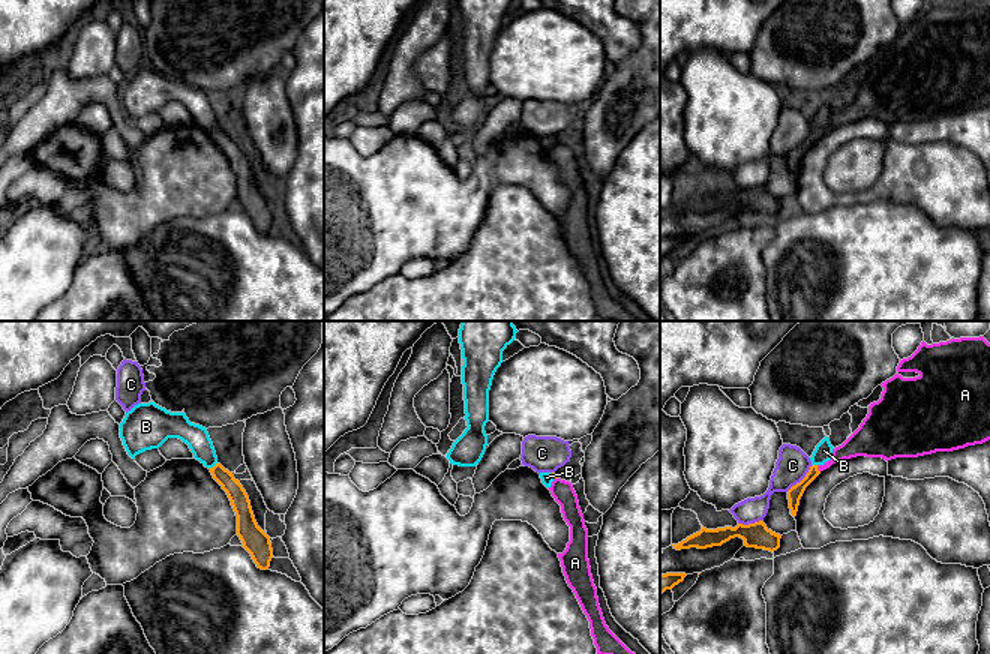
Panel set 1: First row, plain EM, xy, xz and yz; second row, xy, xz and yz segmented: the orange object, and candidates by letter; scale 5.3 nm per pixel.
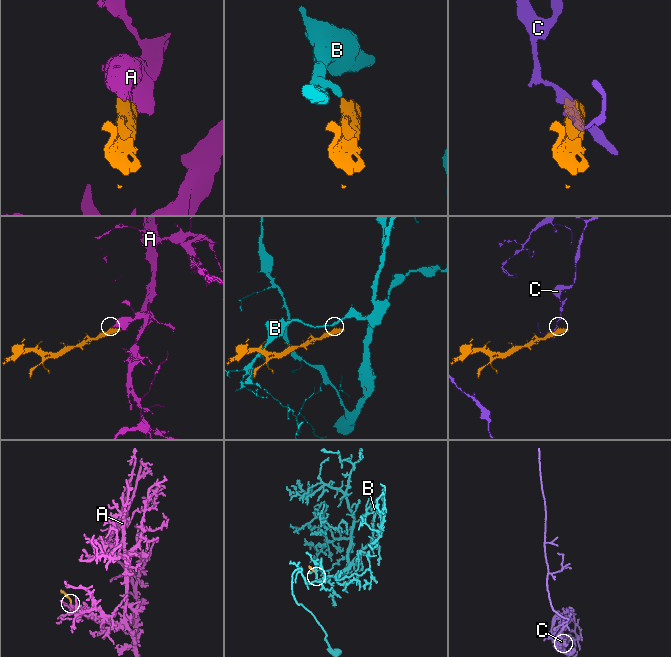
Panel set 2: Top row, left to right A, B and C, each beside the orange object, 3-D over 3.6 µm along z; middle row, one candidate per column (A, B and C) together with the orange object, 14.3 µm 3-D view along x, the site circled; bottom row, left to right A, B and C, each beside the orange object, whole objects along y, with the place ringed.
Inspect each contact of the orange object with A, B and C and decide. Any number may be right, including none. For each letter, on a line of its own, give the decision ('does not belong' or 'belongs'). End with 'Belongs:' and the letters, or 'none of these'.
A: belongs
B: does not belong
C: does not belong
Belongs: A

